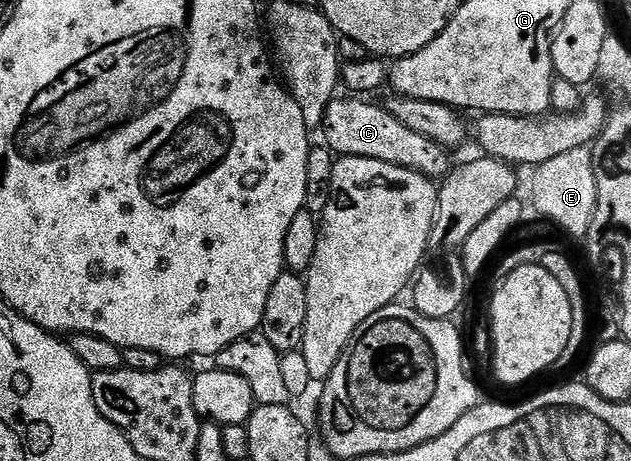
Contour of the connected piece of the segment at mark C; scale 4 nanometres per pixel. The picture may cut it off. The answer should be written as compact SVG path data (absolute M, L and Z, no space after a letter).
M335 97L327 105L327 113L323 117L322 126L326 139L325 146L339 156L368 157L376 161L384 161L388 165L400 165L409 171L419 171L431 181L441 180L450 174L452 162L451 152L440 146L436 141L430 141L413 129L406 128L385 106L367 101L362 97Z

